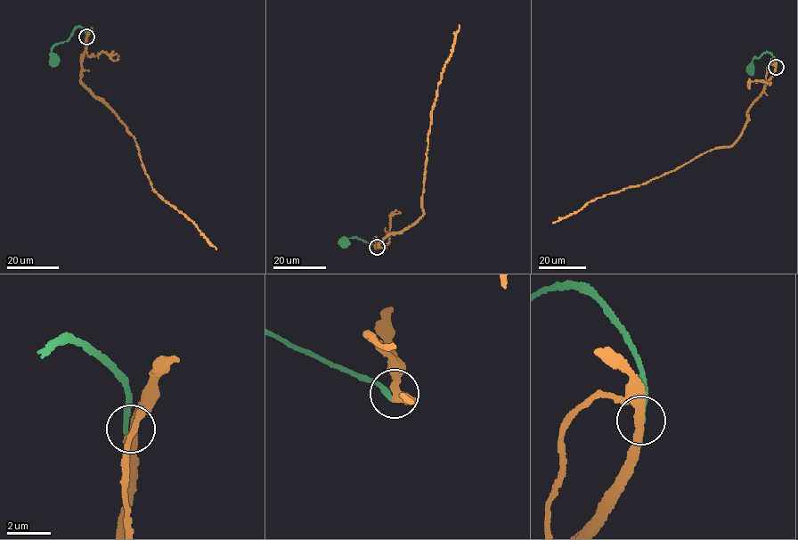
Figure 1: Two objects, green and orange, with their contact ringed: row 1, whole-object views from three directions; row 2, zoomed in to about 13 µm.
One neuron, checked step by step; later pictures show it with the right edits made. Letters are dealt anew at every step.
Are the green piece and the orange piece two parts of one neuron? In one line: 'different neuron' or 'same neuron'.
same neuron

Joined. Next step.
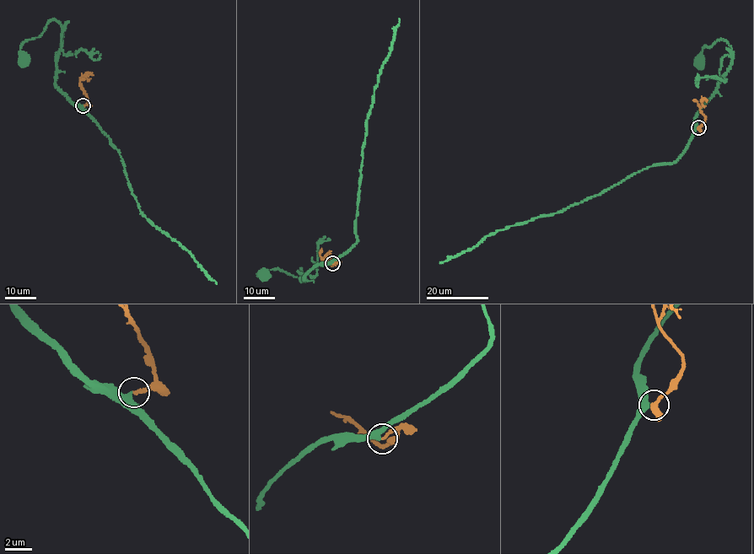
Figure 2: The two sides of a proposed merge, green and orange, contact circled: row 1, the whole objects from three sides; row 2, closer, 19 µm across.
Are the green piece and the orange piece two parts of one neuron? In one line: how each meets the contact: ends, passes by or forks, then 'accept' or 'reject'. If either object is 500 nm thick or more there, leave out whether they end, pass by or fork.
green ends there; orange ends there; accept

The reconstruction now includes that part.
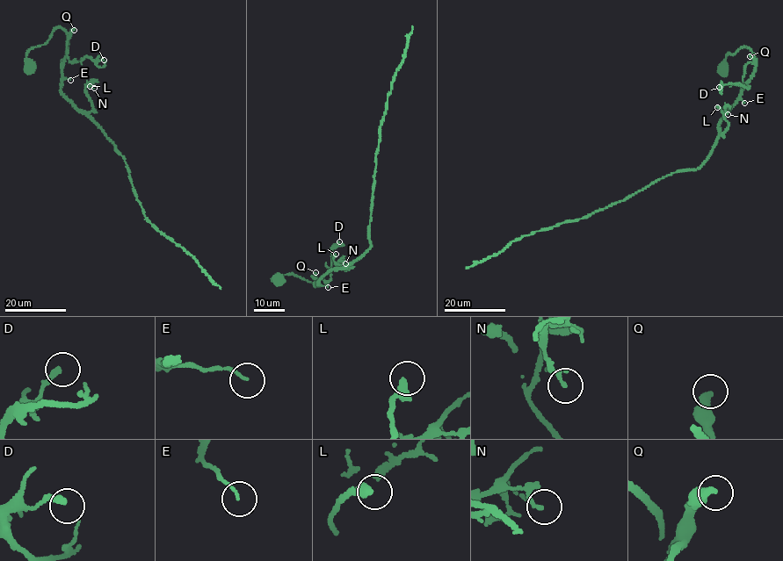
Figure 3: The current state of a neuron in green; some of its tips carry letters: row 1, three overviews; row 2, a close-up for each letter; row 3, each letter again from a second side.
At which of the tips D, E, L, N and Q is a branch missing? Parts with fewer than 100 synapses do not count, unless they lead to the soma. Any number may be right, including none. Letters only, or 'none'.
Q

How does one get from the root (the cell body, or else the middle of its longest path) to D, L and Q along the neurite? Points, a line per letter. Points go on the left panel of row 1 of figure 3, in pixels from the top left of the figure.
D: (120, 154), (103, 129), (63, 95), (61, 89), (68, 37), (67, 50), (70, 61), (87, 56), (104, 60)
L: (120, 154), (88, 113), (93, 106), (84, 89), (90, 86)
Q: (120, 154), (103, 129), (61, 92), (61, 73), (68, 33), (74, 30)

